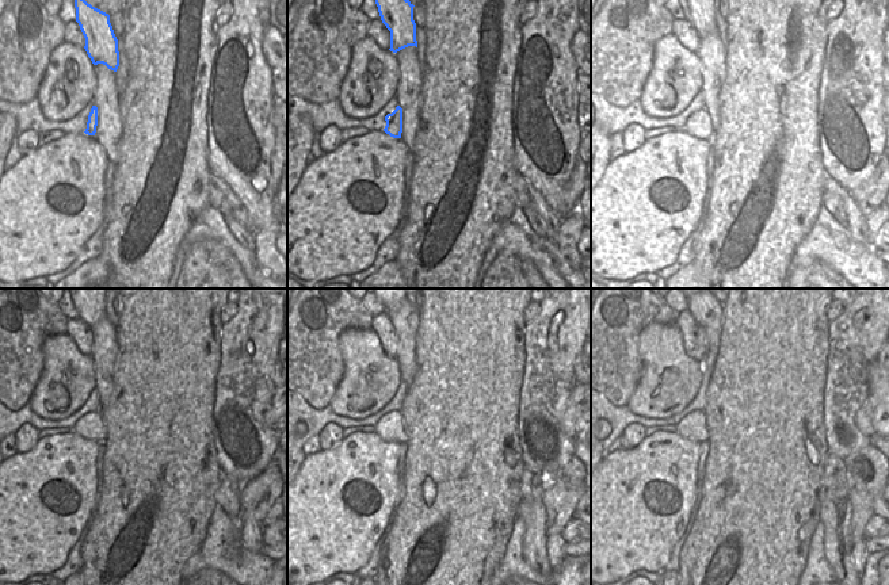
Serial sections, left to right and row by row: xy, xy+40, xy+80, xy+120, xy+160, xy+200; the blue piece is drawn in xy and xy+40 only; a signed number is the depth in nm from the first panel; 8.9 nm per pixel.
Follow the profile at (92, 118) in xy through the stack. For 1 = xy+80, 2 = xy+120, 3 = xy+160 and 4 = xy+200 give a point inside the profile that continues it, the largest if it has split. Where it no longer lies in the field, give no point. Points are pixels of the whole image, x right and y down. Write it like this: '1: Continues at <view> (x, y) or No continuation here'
1: Continues at xy+80 (698, 125)
2: Continues at xy+120 (91, 425)
3: Continues at xy+160 (389, 428)
4: Continues at xy+200 (693, 427).

